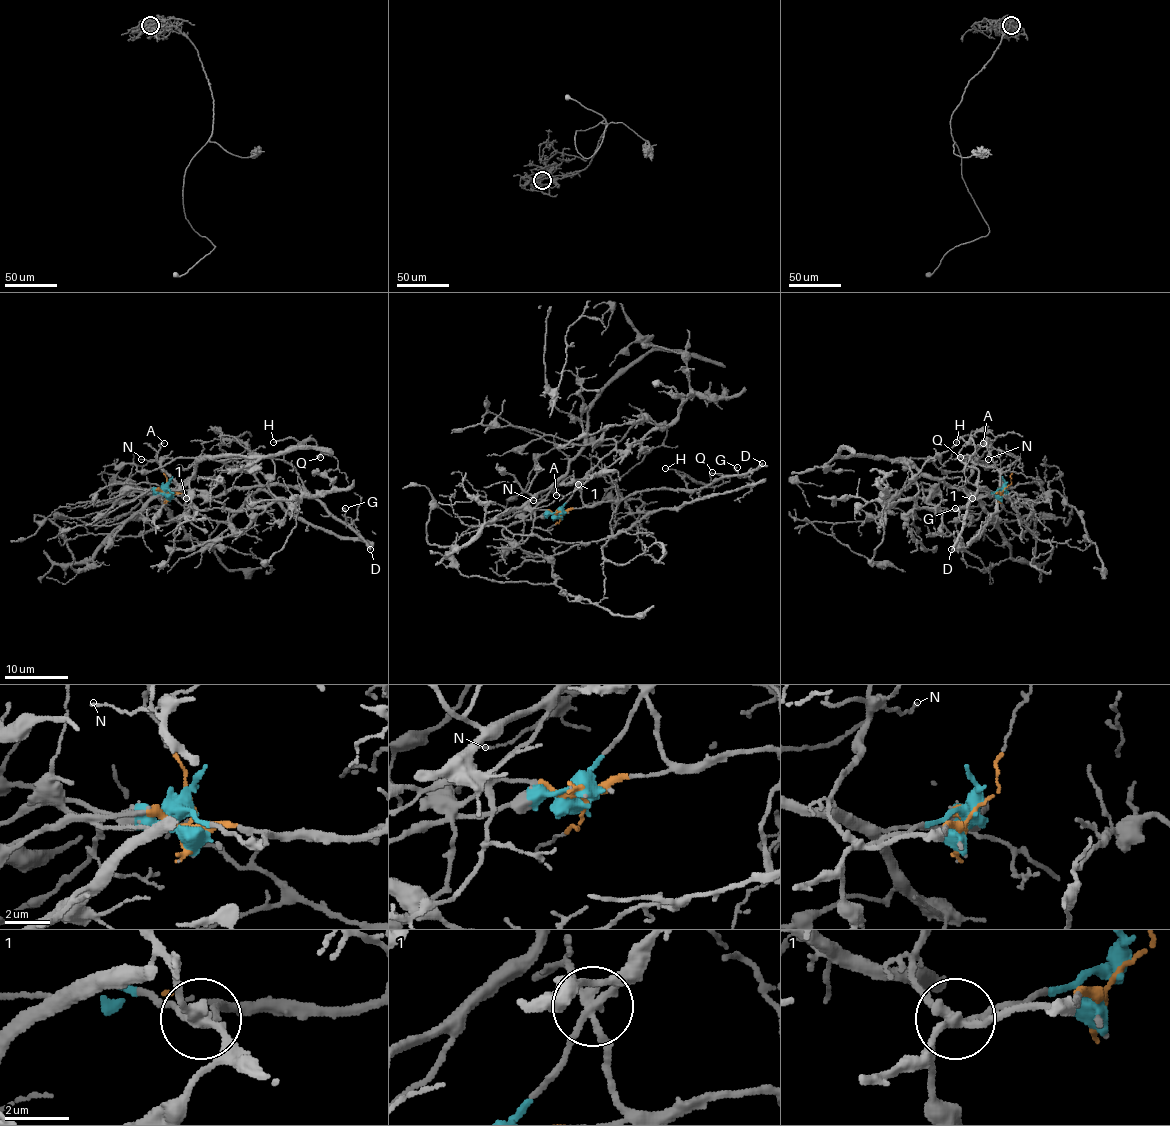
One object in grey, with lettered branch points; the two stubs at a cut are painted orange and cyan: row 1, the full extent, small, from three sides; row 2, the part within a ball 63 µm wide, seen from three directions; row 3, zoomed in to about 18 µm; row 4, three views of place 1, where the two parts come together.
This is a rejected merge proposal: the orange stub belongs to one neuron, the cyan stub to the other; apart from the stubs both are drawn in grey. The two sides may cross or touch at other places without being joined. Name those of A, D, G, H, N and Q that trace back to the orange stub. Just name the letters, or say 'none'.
A, D, G, H, N, Q

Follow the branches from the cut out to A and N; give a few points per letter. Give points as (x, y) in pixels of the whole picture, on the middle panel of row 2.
A: (561, 517), (563, 513), (583, 505), (578, 484), (570, 476), (550, 487), (556, 495)
N: (561, 517), (563, 513), (583, 505), (578, 484), (572, 476), (540, 498), (532, 500)

